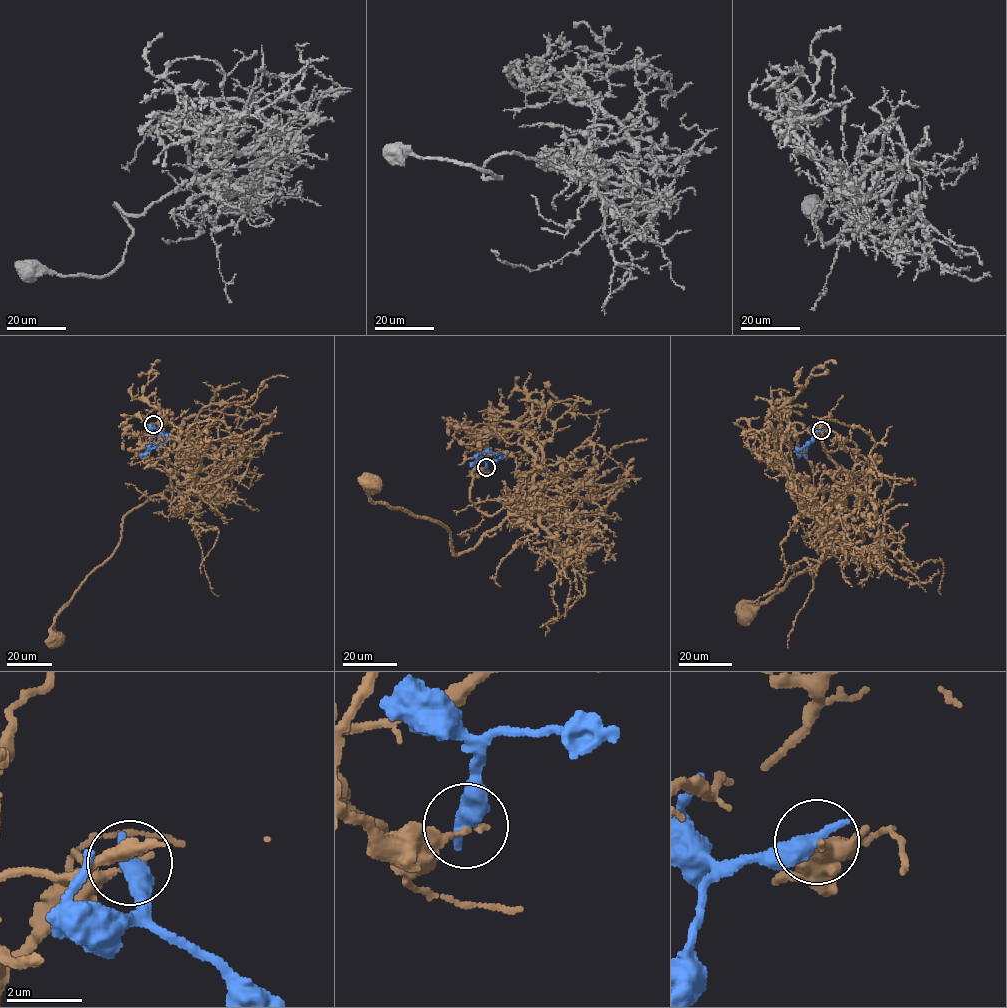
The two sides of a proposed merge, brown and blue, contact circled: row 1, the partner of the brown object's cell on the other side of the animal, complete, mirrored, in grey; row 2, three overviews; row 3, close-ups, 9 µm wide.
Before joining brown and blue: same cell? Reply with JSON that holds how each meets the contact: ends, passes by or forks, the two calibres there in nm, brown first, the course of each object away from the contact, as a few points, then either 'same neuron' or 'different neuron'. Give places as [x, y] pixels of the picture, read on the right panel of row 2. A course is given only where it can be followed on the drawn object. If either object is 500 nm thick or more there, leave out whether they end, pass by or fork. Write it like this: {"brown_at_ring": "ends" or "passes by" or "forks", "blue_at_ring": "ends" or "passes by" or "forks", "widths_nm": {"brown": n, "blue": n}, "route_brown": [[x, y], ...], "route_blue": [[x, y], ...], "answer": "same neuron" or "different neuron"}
{"widths_nm": {"brown": 220, "blue": 550}, "route_brown": [[821, 430], [823, 450], [846, 477], [839, 518], [863, 540], [791, 577], [746, 615]], "route_blue": [[821, 430], [815, 431], [806, 445], [798, 448], [800, 457]], "answer": "different neuron"}

